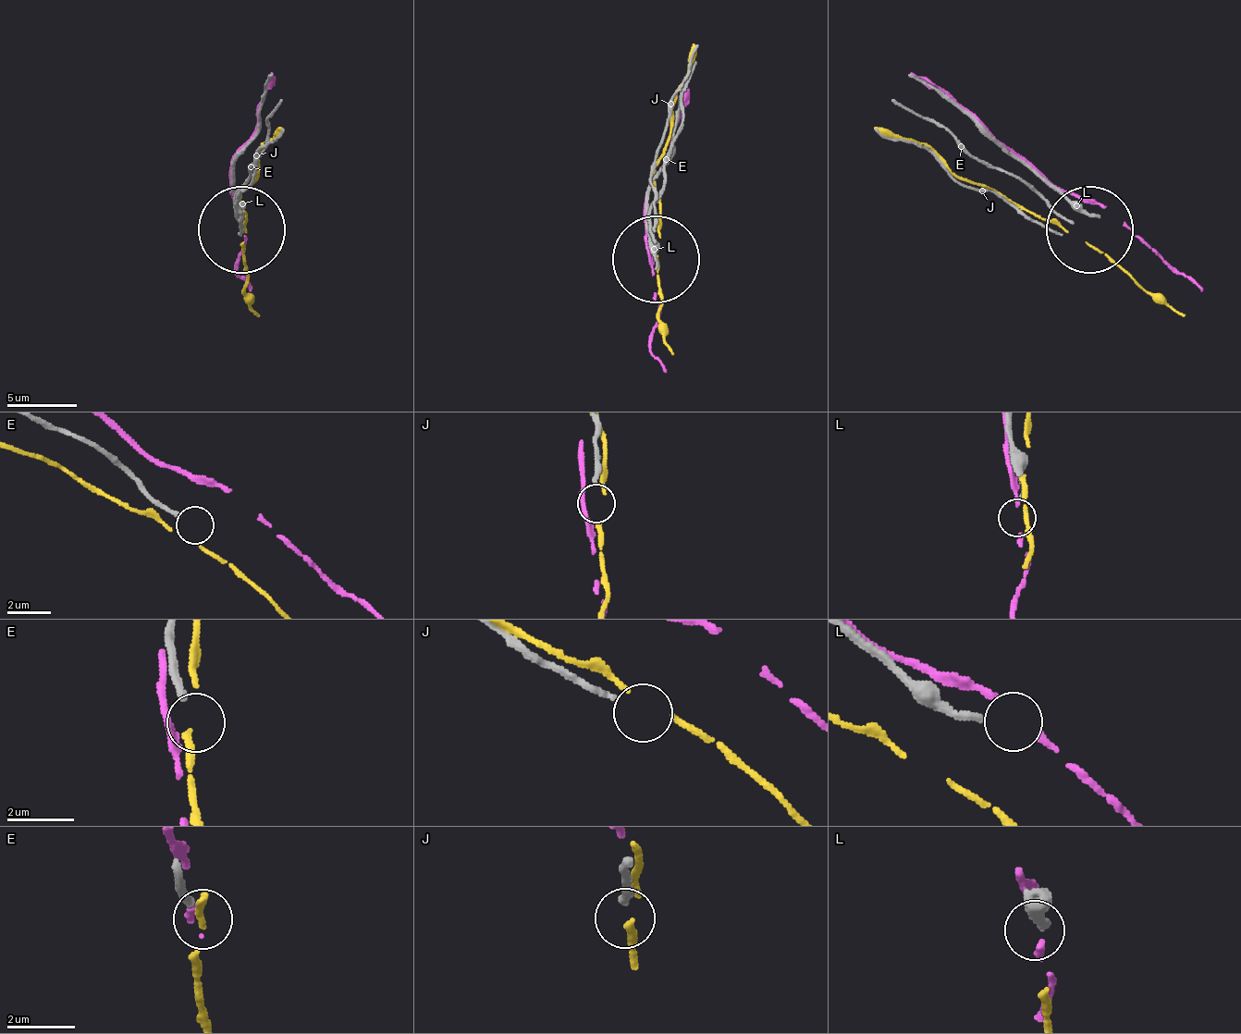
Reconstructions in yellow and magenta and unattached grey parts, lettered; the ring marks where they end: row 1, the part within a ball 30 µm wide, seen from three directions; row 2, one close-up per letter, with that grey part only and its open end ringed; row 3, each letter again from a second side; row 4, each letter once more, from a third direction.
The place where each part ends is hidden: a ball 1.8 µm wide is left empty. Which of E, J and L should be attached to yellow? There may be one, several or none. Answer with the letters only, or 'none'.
none

